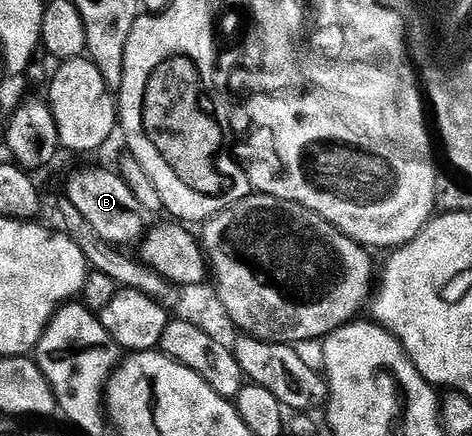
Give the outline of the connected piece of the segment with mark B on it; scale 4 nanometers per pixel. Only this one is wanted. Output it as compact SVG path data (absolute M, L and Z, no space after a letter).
M78 170L66 182L65 197L76 204L80 216L96 228L96 236L100 236L113 246L126 248L129 242L137 243L147 229L148 221L142 215L142 206L134 195L134 190L118 174L110 170Z

